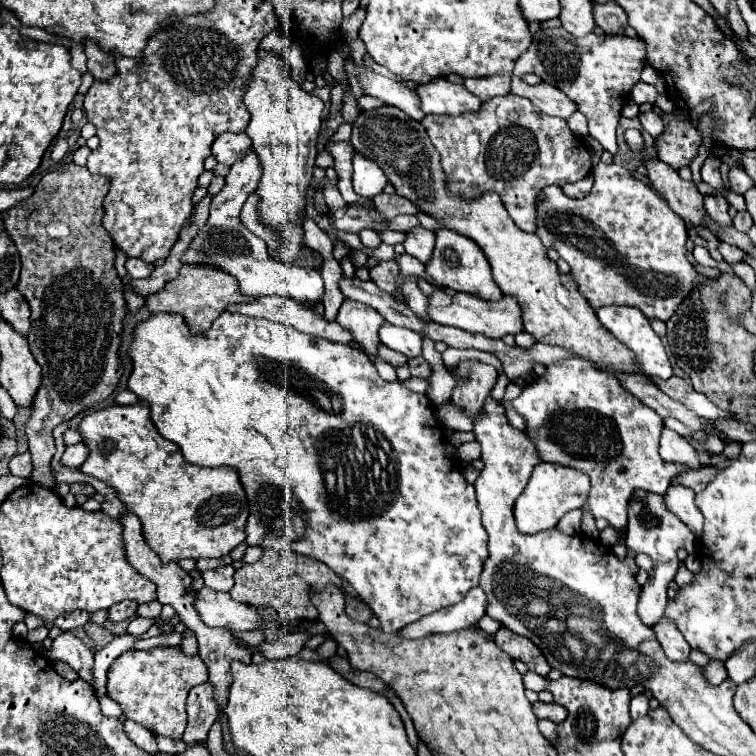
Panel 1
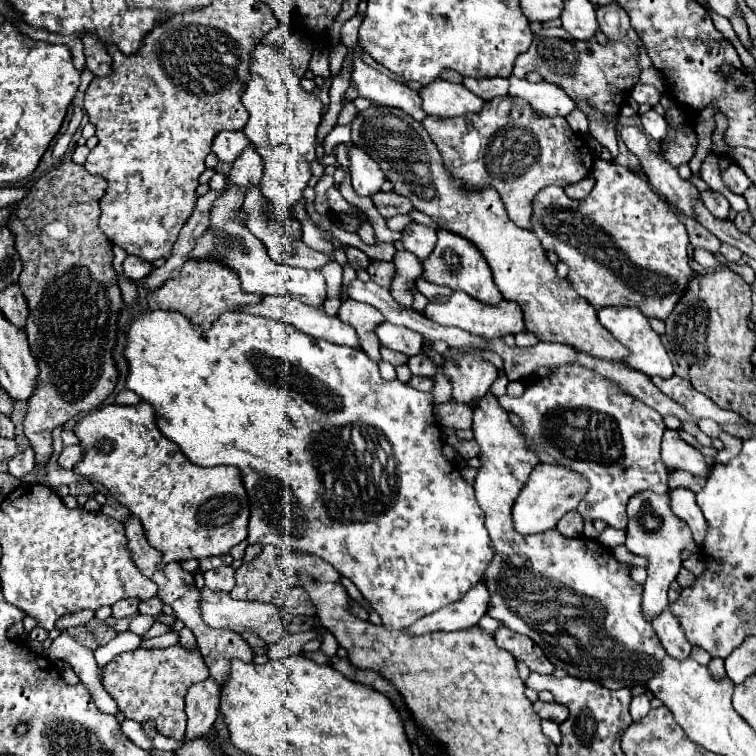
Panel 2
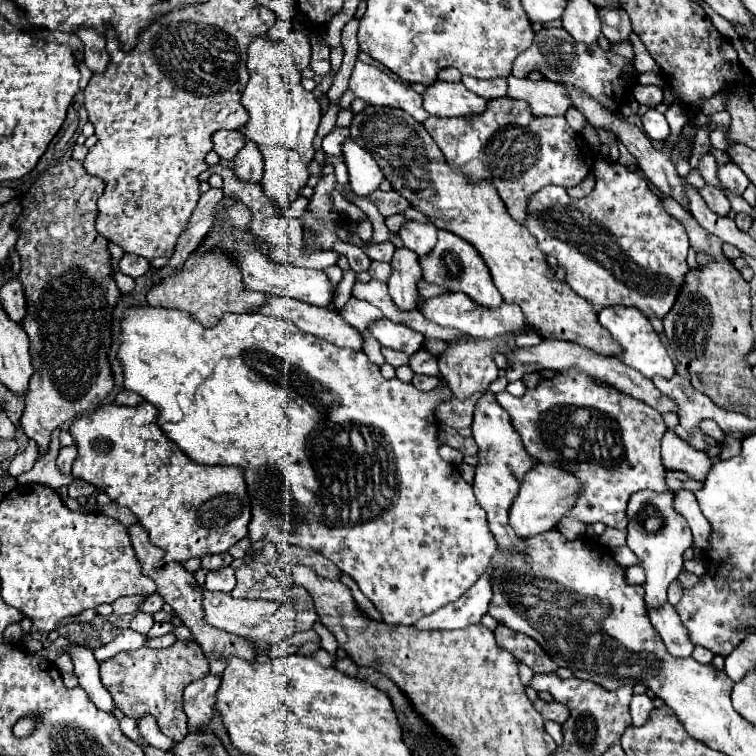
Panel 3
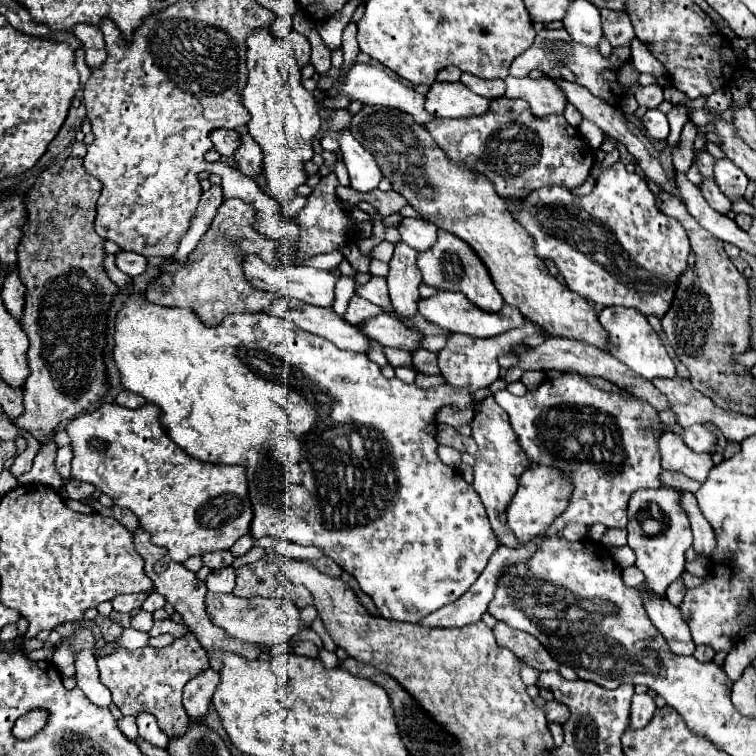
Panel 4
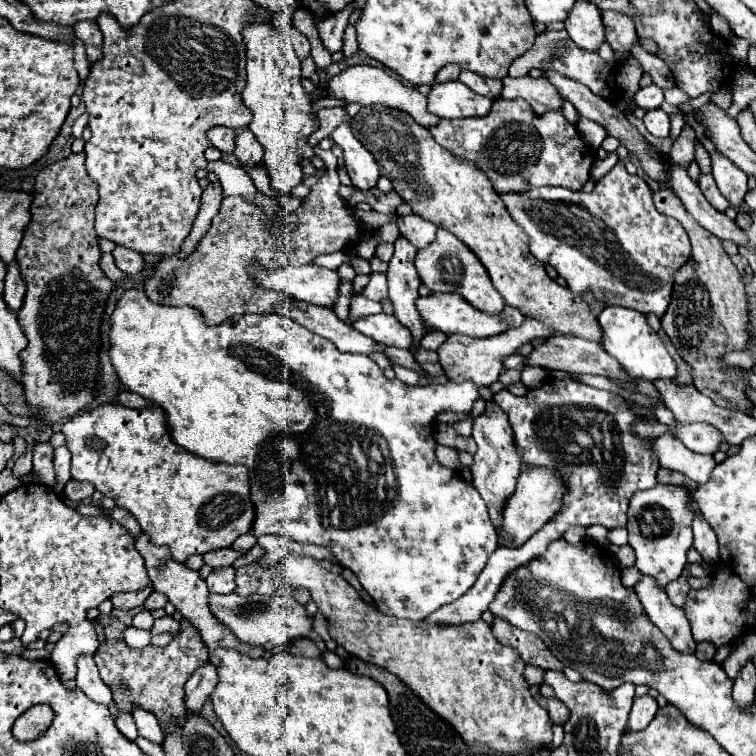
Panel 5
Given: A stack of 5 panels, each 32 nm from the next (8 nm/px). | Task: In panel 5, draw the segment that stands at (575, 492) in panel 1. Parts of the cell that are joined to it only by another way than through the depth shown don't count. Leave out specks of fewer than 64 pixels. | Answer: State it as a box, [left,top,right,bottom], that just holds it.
[498,468,564,548]

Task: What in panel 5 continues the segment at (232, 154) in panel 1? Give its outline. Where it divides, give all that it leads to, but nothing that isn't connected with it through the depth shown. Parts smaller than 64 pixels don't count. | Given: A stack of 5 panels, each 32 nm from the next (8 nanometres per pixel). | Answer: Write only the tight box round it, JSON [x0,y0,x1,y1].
[208,126,236,154]

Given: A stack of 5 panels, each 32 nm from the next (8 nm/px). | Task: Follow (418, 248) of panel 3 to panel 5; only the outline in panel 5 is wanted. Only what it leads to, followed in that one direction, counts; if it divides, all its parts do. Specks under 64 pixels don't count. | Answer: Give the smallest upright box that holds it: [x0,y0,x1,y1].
[398,214,438,250]

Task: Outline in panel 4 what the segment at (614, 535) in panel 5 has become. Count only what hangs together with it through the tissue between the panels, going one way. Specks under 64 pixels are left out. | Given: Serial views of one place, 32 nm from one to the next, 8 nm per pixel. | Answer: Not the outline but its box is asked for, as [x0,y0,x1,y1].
[602,528,627,547]

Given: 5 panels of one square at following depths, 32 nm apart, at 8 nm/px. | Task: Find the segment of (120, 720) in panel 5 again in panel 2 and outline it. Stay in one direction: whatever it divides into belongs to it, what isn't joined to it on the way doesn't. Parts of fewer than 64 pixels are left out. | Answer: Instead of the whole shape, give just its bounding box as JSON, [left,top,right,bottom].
[122,720,154,752]

